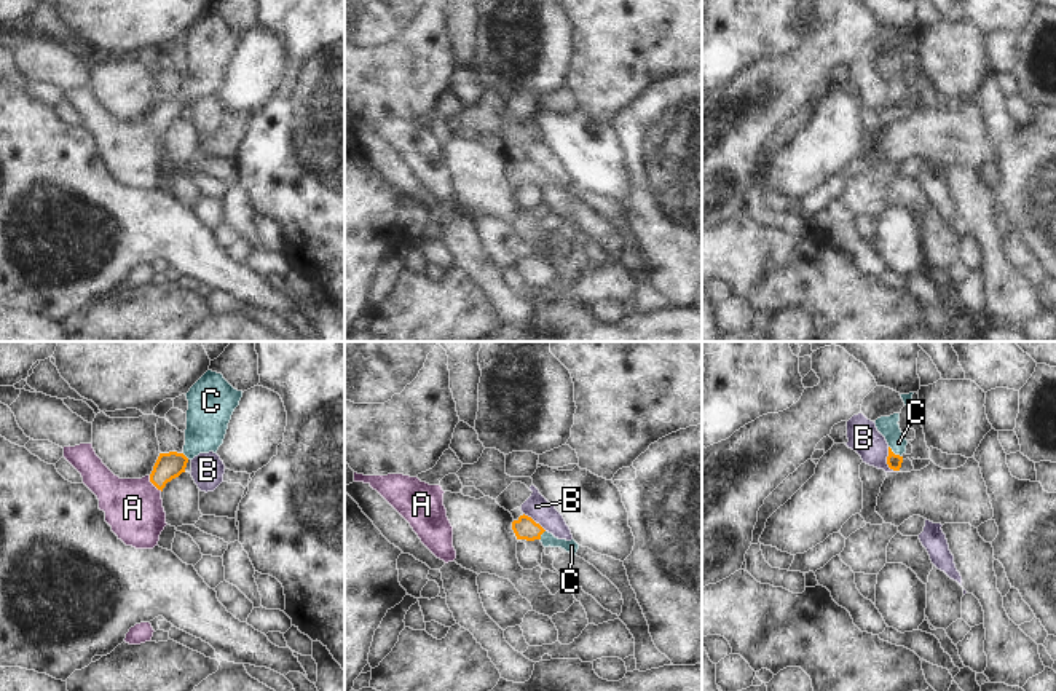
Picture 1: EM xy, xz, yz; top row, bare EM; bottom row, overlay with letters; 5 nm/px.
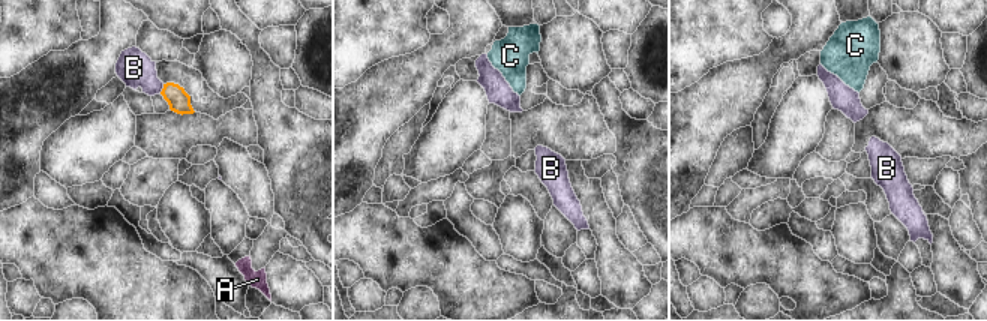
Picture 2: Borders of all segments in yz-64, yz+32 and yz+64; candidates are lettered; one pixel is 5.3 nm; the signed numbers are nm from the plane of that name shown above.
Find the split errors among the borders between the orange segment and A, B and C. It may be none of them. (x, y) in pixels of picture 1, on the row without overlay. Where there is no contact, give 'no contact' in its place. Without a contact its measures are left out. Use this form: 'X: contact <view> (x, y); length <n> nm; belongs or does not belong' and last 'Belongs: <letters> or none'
A: contact xy (153, 126); length 100 nm; belongs
B: contact yz (887, 102); length 130 nm; does not belong
C: contact yz (892, 94); length 90 nm; belongs
Belongs: A, C

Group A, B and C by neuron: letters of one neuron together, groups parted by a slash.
A C / B

